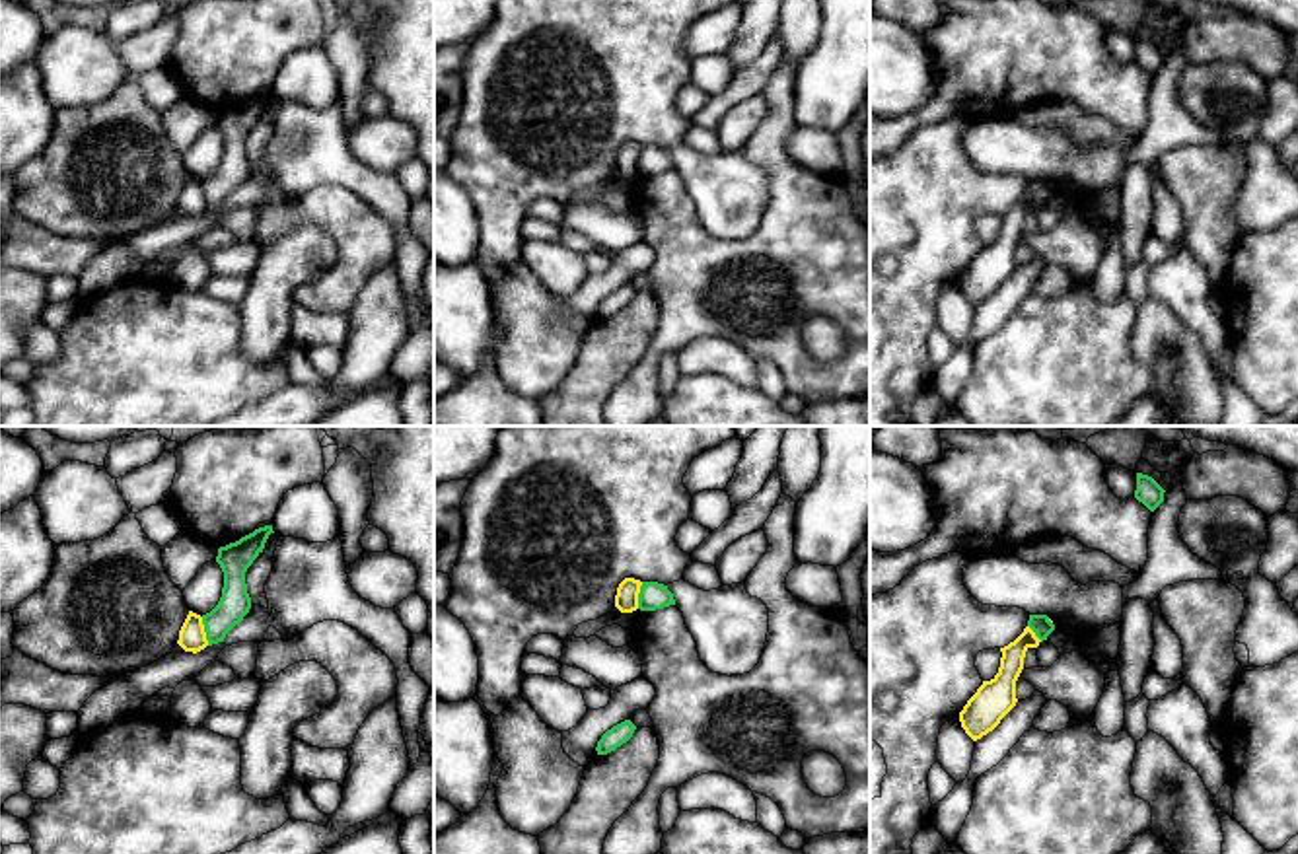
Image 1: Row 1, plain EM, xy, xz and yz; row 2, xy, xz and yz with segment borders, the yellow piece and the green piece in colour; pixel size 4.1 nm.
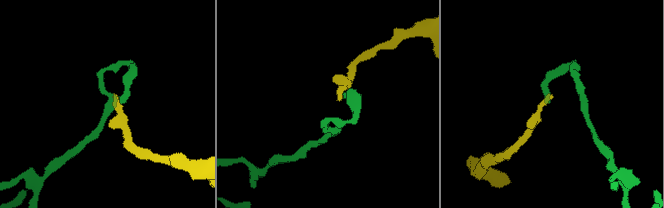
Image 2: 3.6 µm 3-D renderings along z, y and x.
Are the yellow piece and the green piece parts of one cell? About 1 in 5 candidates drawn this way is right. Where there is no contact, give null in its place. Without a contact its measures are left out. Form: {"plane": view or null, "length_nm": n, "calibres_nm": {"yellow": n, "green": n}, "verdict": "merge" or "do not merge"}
{"plane": "xy", "length_nm": 120, "calibres_nm": {"yellow": 110, "green": 130}, "verdict": "do not merge"}

